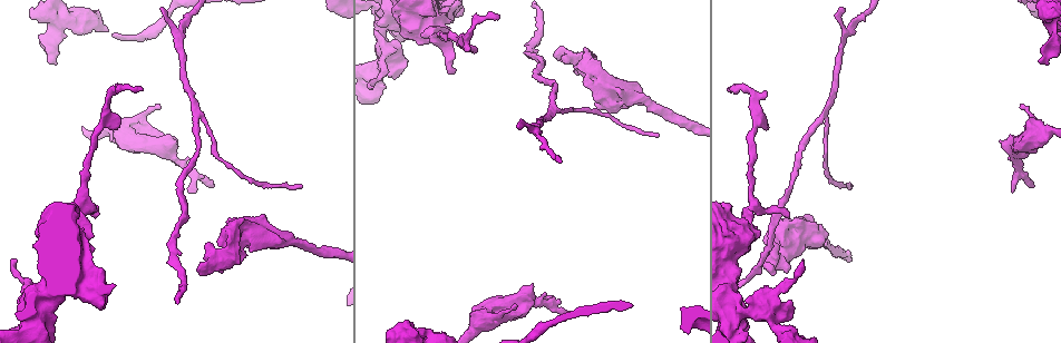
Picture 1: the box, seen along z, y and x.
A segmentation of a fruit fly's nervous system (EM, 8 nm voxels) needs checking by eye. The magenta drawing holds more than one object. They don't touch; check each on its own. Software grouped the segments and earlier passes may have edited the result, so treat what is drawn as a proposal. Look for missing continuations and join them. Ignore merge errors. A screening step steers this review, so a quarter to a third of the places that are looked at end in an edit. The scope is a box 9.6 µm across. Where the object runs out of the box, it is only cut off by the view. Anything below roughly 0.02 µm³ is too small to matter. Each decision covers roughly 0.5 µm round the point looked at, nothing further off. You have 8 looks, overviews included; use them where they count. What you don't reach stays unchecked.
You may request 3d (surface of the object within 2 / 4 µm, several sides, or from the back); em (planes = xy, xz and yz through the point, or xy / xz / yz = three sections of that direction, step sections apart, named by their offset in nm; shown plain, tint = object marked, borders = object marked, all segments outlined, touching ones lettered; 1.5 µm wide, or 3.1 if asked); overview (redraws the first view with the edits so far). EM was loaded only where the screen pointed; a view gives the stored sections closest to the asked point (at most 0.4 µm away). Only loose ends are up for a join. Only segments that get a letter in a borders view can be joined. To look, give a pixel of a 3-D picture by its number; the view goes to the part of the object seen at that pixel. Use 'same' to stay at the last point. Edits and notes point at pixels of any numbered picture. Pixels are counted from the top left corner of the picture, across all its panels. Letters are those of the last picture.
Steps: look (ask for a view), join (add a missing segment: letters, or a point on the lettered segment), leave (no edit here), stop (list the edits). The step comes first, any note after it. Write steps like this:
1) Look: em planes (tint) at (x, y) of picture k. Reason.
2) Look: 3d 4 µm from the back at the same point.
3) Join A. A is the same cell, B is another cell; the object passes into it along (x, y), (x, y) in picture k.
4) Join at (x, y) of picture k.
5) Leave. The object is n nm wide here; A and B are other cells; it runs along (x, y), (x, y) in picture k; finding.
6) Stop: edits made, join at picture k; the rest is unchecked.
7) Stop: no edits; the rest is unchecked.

Look: em yz step 4 (tint) at (802, 260) of picture 1. Tapers out.

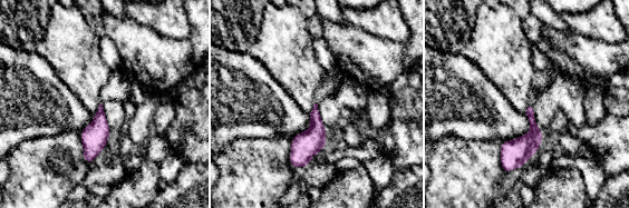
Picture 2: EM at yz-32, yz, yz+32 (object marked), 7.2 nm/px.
Look: em planes (borders) at the same point.

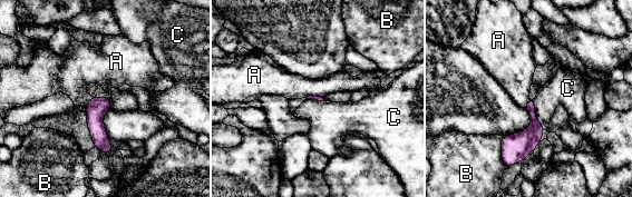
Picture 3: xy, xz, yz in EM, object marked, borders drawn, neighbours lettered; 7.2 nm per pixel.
Leave. A, B and C are other cells; a border runs along (533, 98), (536, 118), (544, 129) in picture 3; none of them fits.

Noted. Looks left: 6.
Look: 3d 4 µm from the back at (749, 298) of picture 1. Three arms meet.

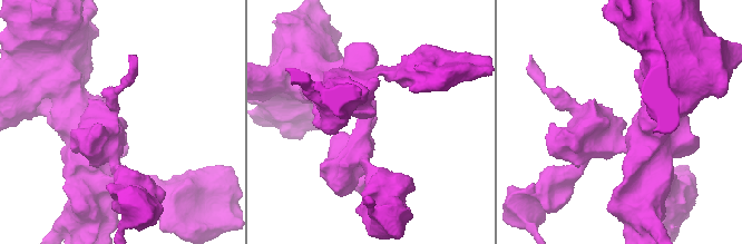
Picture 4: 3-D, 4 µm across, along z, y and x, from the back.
Look: em planes (borders) at (621, 122) of picture 4. 3 arms meet here; the arms are 300, 380, 600 nm wide; now the EM.

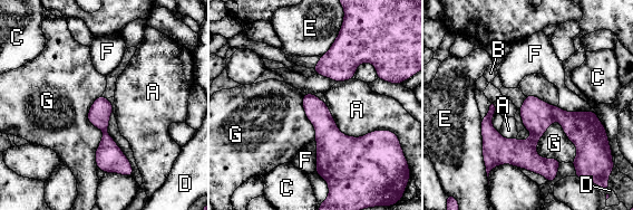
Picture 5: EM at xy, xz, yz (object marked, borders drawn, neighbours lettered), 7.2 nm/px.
Leave. The longest contact is with A, 500 nm; A, B, C, D, E, F and G are other cells; it runs along (594, 123), (551, 117), (520, 151), (486, 156) in picture 5; none of them fits.

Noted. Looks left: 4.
Look: em planes (borders) at (56, 63) of picture 1. Free end.

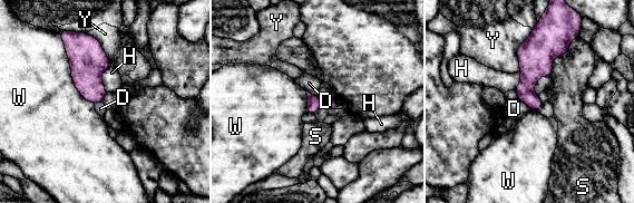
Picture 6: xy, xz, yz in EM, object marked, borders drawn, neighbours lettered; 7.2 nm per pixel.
Leave. D, H, S, W and Y are other cells; a border runs along (304, 88), (316, 96) in picture 6; no lettered segment goes on from it.

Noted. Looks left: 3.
Stop: no edits; the rest is unchecked.

